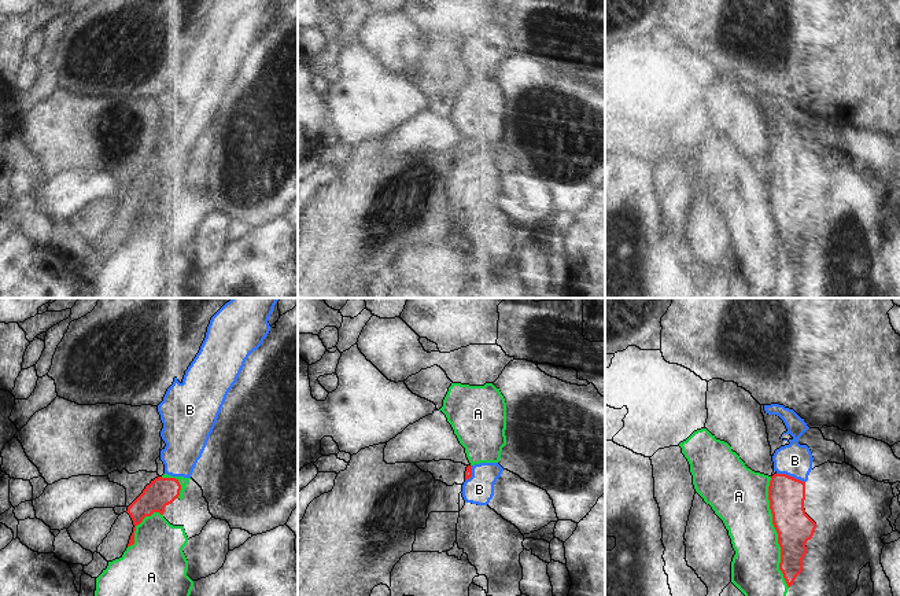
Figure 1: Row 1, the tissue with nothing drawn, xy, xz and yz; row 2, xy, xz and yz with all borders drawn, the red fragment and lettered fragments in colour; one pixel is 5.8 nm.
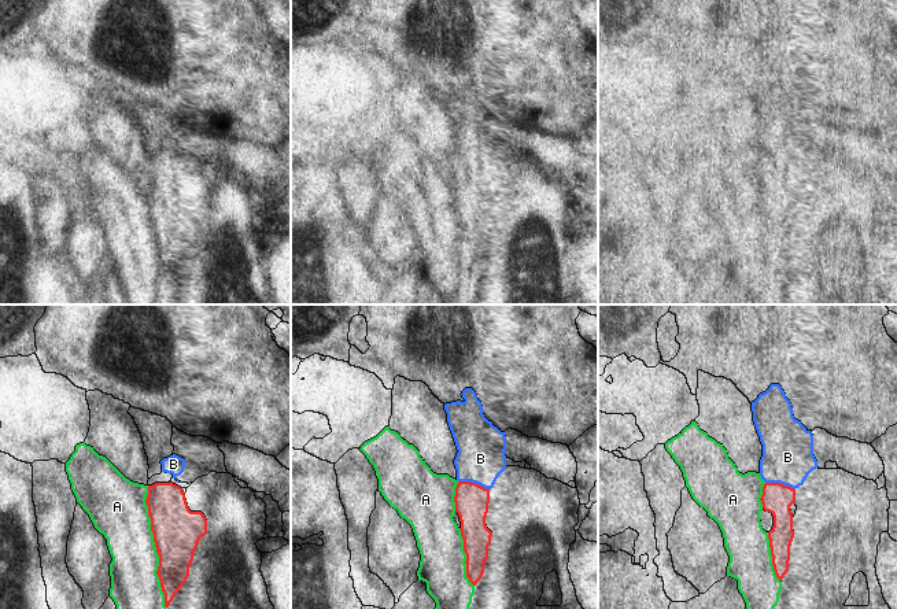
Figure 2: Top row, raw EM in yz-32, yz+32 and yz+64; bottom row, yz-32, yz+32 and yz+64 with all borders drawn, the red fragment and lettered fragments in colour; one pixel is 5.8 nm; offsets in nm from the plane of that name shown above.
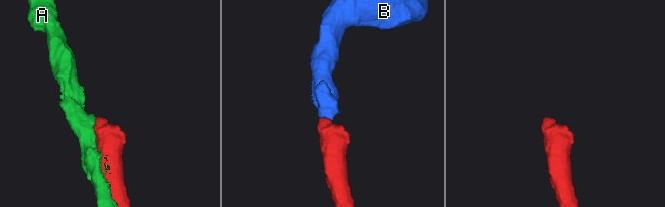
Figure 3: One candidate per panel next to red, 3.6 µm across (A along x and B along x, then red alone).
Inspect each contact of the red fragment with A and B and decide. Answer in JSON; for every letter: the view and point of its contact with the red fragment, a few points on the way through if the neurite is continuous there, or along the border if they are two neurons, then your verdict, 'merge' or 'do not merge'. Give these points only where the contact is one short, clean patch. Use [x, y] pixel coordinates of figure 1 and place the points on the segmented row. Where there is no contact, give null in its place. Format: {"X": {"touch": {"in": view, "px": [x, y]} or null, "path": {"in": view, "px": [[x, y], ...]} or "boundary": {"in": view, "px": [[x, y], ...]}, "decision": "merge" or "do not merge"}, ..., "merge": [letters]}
{"A": {"touch": {"in": "yz", "px": [777, 532]}, "decision": "do not merge"}, "B": {"touch": {"in": "yz", "px": [790, 477]}, "path": {"in": "yz", "px": [[786, 495], [790, 477], [795, 460]]}, "decision": "merge"}, "merge": ["B"]}

